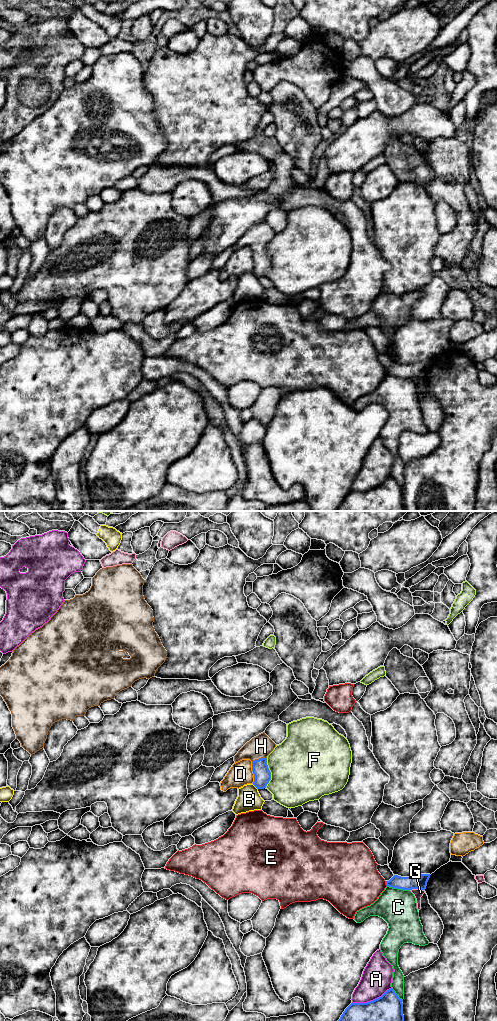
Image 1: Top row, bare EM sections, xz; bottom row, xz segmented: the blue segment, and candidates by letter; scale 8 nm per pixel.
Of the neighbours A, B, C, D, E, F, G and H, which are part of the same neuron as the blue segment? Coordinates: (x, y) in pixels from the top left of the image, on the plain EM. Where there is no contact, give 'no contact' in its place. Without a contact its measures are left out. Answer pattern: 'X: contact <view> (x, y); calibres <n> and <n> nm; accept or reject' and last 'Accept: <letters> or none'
A: contact xz (371, 489); calibres 380 and 240 nm; reject
B: contact xz (255, 274); calibres 140 and 190 nm; reject
C: contact xz (398, 376); calibres 110 and 300 nm; reject
D: contact xz (253, 261); calibres 140 and 190 nm; reject
E: contact xz (386, 371); calibres 110 and 420 nm; reject
F: contact xz (270, 261); calibres 140 and 500 nm; reject
G: contact xz (417, 376); calibres 110 and 80 nm; reject
H: contact xz (259, 247); calibres 140 and 180 nm; accept
Accept: H

